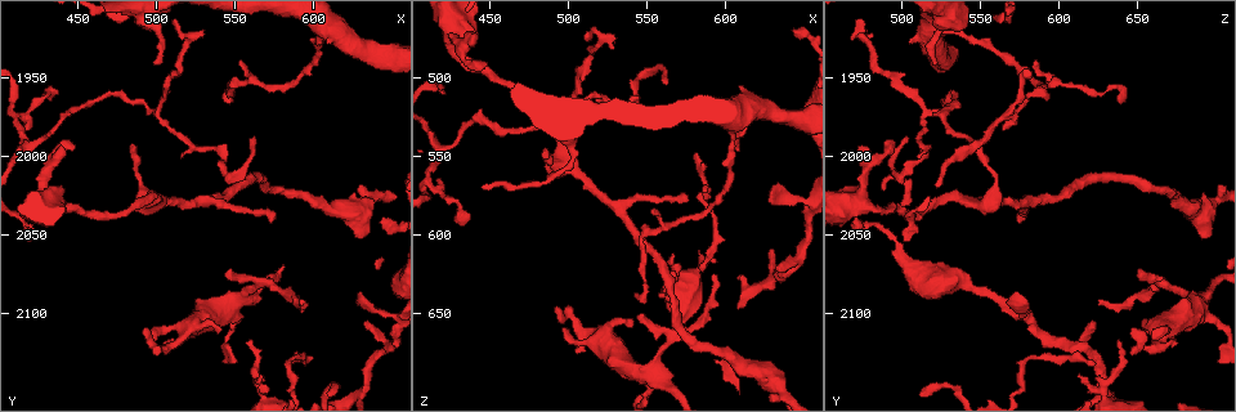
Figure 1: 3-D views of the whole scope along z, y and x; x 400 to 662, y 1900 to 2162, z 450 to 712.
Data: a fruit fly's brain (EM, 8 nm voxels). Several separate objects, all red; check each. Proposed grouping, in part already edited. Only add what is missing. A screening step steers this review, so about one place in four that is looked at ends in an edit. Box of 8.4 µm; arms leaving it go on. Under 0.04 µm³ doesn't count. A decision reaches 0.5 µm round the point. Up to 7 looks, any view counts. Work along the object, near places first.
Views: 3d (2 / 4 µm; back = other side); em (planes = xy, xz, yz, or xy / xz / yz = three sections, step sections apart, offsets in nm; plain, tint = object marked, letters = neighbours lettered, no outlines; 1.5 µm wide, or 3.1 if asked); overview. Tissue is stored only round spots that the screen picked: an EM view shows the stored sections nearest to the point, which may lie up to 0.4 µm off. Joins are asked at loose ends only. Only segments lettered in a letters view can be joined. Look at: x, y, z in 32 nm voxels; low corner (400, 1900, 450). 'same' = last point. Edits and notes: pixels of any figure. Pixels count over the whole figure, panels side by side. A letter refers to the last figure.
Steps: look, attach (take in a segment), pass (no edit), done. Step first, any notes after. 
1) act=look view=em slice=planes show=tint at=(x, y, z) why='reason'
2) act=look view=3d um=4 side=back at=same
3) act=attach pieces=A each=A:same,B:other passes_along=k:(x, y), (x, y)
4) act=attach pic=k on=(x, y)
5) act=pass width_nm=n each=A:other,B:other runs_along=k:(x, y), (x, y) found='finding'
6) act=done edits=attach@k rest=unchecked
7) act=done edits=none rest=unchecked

act=look view=em slice=planes show=letters at=(572, 2040, 574) why='tapers out'

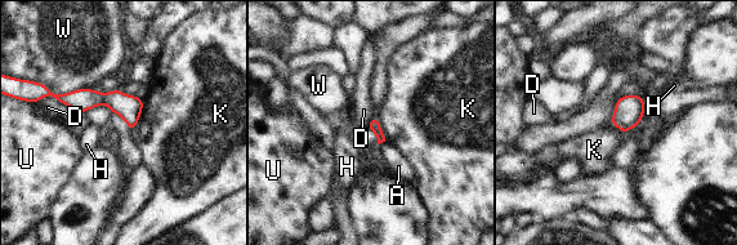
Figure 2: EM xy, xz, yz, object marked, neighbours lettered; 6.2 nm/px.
act=pass longest_contact=D:480nm each=A:other,D:other,H:other,K:other,U:other,W:other found='no lettered segment goes on from it'

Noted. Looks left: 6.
act=look view=em slice=yz step=4 show=letters at=(594, 2090, 626) why='an open end'

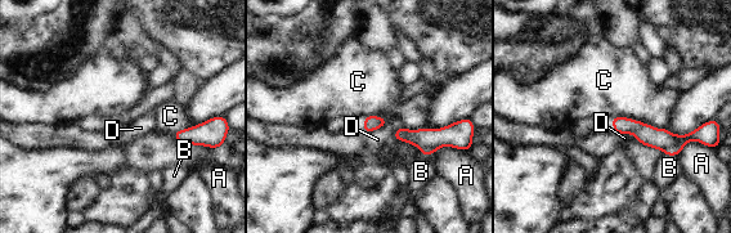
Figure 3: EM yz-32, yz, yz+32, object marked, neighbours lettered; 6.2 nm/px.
act=pass each=A:other,B:other,C:other,D:other border=3:(611, 117), (632, 117), (664, 129) found='no lettered segment goes on from it'

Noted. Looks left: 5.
act=look view=em slice=yz step=4 show=tint at=(554, 1936, 586) why='an open end'

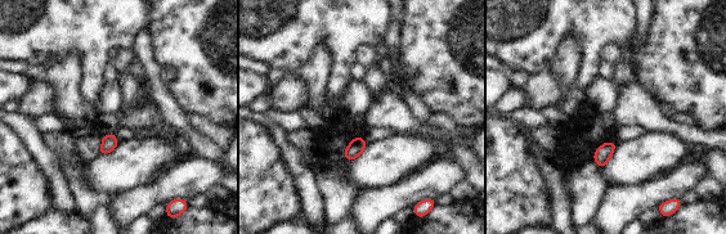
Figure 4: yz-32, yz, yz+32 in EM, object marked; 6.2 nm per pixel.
act=look view=em slice=planes show=letters at=same

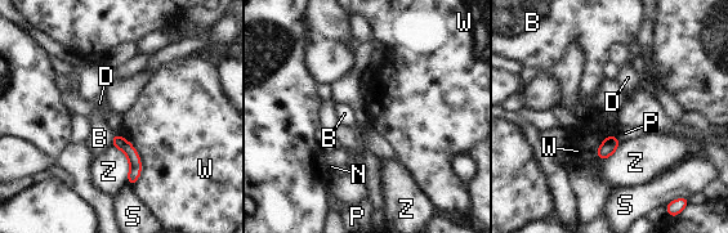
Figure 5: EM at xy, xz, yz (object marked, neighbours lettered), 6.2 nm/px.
act=pass each=B:other,D:other,N:other,P:other,S:other,W:other,Z:other runs_along=5:(116, 138), (133, 156), (132, 180) found='no lettered segment goes on from it'

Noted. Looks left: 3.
act=done edits=none rest=unchecked

